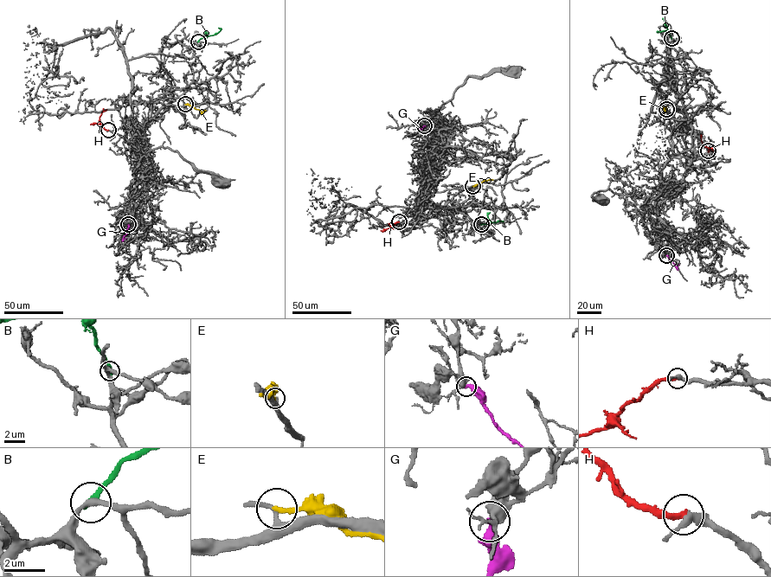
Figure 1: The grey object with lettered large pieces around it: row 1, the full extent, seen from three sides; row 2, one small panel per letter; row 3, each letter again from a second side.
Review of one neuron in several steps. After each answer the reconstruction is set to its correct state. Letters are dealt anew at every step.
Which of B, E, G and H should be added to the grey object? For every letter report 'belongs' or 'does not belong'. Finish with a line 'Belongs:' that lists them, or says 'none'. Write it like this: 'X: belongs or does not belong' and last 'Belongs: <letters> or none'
B: does not belong
E: does not belong
G: does not belong
H: belongs
Belongs: H

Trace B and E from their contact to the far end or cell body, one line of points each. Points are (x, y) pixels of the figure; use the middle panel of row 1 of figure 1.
B: (481, 224), (503, 221), (500, 221)
E: (472, 186), (493, 180)

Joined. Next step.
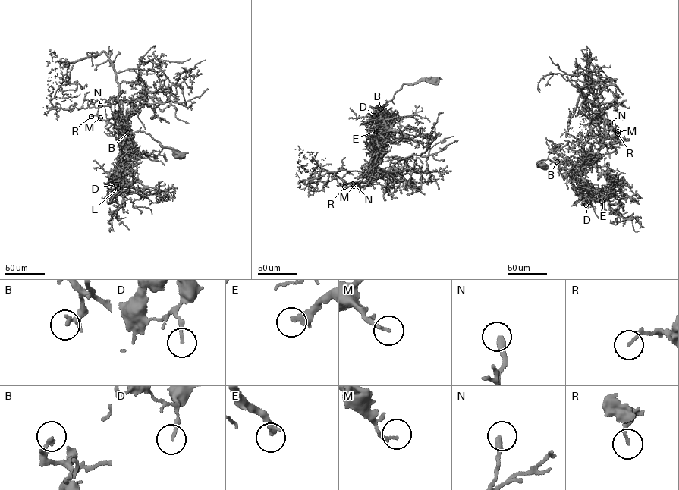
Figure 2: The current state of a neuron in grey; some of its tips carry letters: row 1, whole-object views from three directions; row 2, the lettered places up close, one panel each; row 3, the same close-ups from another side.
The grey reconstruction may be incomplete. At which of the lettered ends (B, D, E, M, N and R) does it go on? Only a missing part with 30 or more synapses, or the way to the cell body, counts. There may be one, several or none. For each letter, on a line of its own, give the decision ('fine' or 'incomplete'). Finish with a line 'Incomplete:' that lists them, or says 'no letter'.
B: incomplete
D: incomplete
E: incomplete
M: fine
N: fine
R: fine
Incomplete: B, D, E

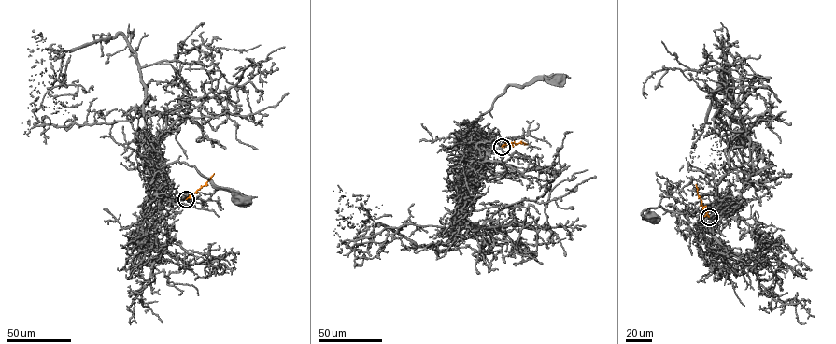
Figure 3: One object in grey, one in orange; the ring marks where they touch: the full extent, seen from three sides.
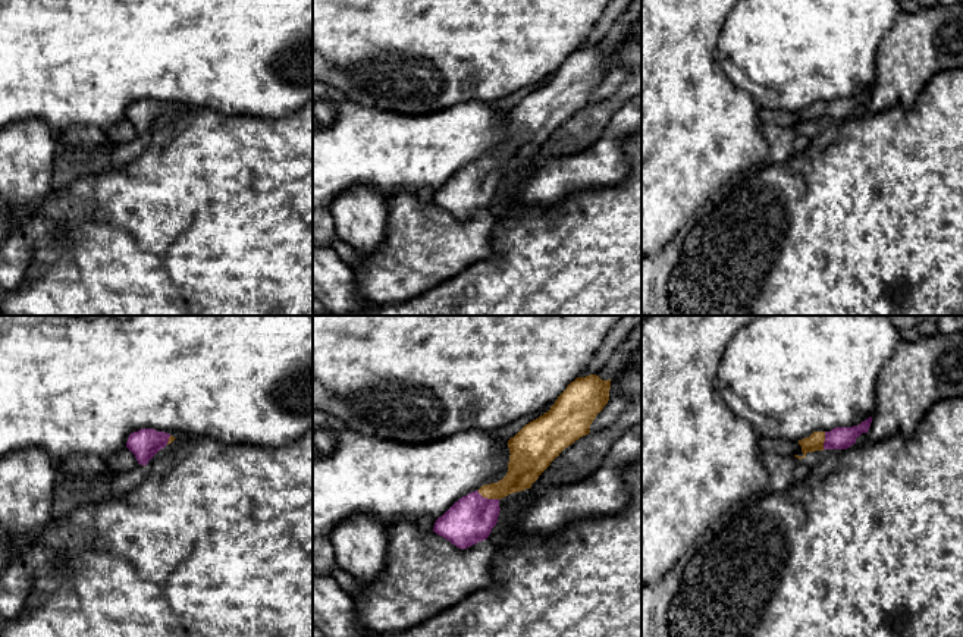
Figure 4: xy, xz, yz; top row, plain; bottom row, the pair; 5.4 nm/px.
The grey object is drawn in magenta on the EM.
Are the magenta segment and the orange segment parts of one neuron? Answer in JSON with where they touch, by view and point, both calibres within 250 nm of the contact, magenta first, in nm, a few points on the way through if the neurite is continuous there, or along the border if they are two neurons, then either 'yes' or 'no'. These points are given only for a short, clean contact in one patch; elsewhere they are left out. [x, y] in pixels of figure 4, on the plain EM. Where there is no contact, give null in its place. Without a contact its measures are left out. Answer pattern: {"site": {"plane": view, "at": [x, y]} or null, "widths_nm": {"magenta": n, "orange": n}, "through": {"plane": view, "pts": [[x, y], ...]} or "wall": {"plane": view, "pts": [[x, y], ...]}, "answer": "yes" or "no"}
{"site": {"plane": "xz", "at": [486, 169]}, "widths_nm": {"magenta": 260, "orange": 170}, "through": {"plane": "xz", "pts": [[470, 191], [486, 169], [511, 154], [523, 143]]}, "answer": "yes"}

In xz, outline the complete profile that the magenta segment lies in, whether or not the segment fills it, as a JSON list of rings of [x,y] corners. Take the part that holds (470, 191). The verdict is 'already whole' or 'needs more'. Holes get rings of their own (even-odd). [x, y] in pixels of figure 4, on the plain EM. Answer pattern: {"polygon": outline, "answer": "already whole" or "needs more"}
{"polygon": [[[577,48],[548,84],[508,112],[506,147],[458,170],[435,194],[433,203],[459,220],[486,211],[498,194],[499,172],[530,160],[559,125],[590,104],[590,95],[609,72],[611,50]]], "answer": "needs more"}

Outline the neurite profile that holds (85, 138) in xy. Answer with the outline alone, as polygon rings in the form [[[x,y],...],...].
[[[84,126],[62,134],[59,136],[59,147],[81,148],[90,151],[103,145],[107,139],[107,134],[97,131],[92,126]]]

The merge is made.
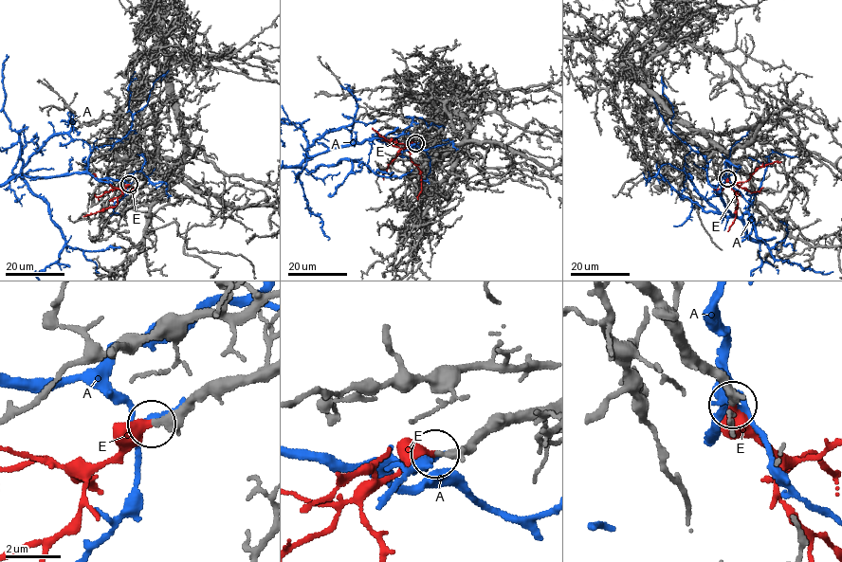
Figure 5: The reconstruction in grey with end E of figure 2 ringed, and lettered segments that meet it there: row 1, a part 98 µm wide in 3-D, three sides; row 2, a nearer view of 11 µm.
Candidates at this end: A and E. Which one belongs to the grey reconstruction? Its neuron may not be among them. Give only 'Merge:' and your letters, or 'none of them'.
Merge: E

